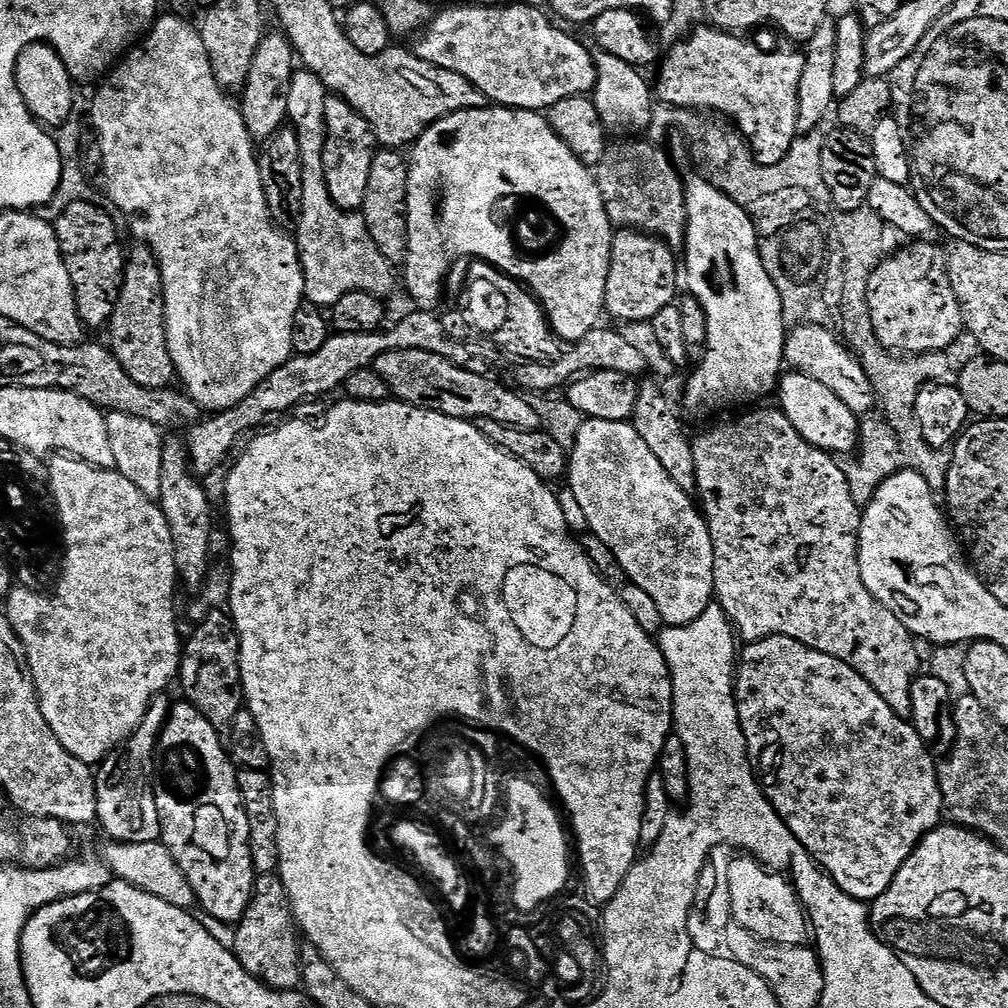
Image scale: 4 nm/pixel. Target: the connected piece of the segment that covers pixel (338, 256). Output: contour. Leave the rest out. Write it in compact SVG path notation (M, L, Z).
M294 110L294 127L299 135L299 146L303 154L303 178L301 180L303 192L300 195L302 210L299 214L299 222L294 229L294 239L300 252L300 265L303 268L305 299L321 308L331 308L339 298L350 292L366 292L380 299L388 298L395 284L398 284L397 277L396 280L394 278L393 265L378 250L363 215L340 208L334 203L325 180L324 138L319 133L313 133L310 130L312 128L310 124L312 122L304 120L304 110Z

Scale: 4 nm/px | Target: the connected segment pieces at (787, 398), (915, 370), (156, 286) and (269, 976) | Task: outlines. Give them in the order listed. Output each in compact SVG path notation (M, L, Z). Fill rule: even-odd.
M793 371L785 373L781 377L778 385L778 397L780 396L780 410L815 448L820 448L823 452L833 454L852 454L857 451L860 442L861 421L856 413L834 394L834 390L829 390L827 386L822 386L809 376L803 376L801 372Z
M951 348L946 351L921 352L901 356L893 354L889 349L885 349L882 352L882 356L884 356L884 370L882 370L882 372L870 372L867 374L867 377L870 378L871 385L875 388L880 408L884 410L886 416L886 418L884 417L885 423L890 427L896 446L898 446L898 452L900 452L900 456L898 456L900 464L896 466L896 471L913 471L914 473L922 474L927 485L930 486L933 495L936 496L945 493L949 466L945 453L941 449L930 447L922 435L922 424L918 421L916 414L917 396L923 387L927 387L933 383L946 384L953 388L959 385L964 358L961 358L956 351L957 349Z
M136 247L140 248L133 252L131 249L124 266L124 285L110 321L110 347L118 362L122 362L122 370L126 370L138 386L167 388L173 383L174 369L168 349L168 335L164 329L164 280L151 248Z
M257 875L252 885L252 901L239 924L235 925L234 932L236 959L256 980L267 984L269 988L277 988L279 992L291 992L301 987L302 940L298 935L288 891L279 875Z

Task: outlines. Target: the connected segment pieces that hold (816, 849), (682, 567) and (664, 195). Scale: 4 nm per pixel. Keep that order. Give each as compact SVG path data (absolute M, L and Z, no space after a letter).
M774 635L764 640L753 641L744 647L736 671L734 691L743 737L746 738L748 759L757 773L759 790L774 806L776 813L784 819L789 835L798 838L802 847L832 877L833 882L842 891L856 900L865 902L879 900L892 884L893 873L908 861L910 854L920 843L920 839L927 832L941 827L944 799L940 793L938 764L933 753L916 733L913 725L905 717L894 714L894 710L886 706L886 702L874 688L840 659L822 654L821 651L814 650L794 638L786 638L785 635Z
M585 419L583 423L584 425L576 432L576 441L573 442L572 448L570 444L570 459L566 481L568 480L568 488L572 491L572 496L576 499L576 504L580 507L585 522L588 523L587 531L593 536L602 538L602 542L606 542L606 546L610 546L610 550L614 550L614 558L620 563L624 573L634 582L634 586L646 590L646 594L650 594L650 598L654 598L654 606L658 606L665 625L680 628L683 624L694 622L694 618L701 616L708 609L708 605L713 603L716 591L716 583L714 582L714 546L712 545L712 535L708 529L708 521L704 519L701 509L694 503L693 497L689 493L682 491L678 486L678 482L674 482L674 478L670 478L670 474L666 474L662 462L658 462L658 458L654 458L654 450L650 450L650 446L646 446L646 442L642 442L635 423L622 420L589 419Z
M628 138L613 143L604 149L604 156L595 165L596 185L604 209L617 229L645 232L669 246L683 245L688 234L685 181L680 181L671 158L662 149L642 139Z

